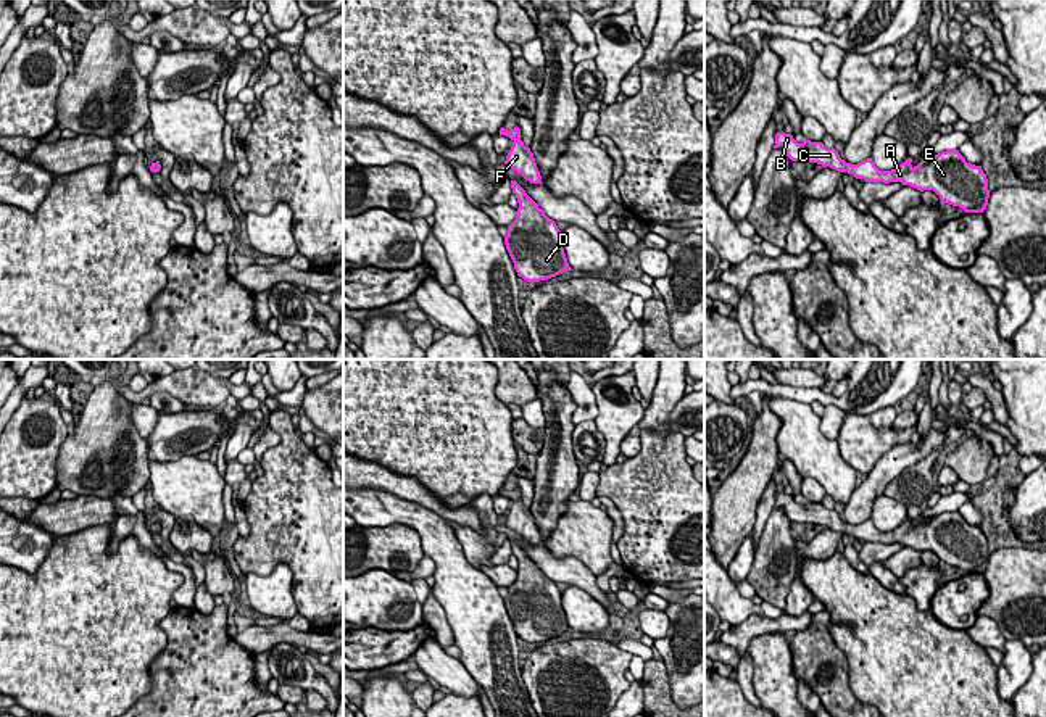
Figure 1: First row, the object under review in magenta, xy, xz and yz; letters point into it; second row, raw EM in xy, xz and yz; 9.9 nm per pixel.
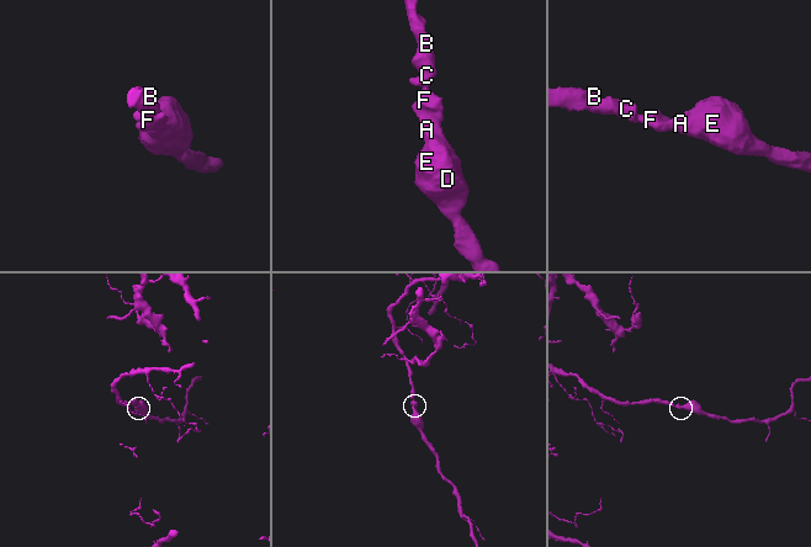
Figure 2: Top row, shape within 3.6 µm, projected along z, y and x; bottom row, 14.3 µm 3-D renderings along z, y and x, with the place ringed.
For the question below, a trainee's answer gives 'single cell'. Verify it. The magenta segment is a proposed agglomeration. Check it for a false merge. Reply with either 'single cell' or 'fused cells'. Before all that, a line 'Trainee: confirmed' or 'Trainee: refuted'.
Trainee: confirmed
single cell

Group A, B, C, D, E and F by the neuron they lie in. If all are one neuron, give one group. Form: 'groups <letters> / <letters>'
groups A B C D E F

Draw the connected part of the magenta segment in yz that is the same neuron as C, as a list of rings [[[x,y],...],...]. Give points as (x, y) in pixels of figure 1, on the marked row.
[[[777,132],[774,148],[782,147],[791,161],[817,163],[865,182],[901,182],[920,192],[933,190],[941,203],[962,208],[965,213],[983,213],[988,205],[988,179],[982,166],[965,161],[959,150],[946,150],[912,166],[912,158],[891,171],[880,171],[872,158],[857,164],[846,163],[835,148],[822,142],[798,143],[791,134]]]

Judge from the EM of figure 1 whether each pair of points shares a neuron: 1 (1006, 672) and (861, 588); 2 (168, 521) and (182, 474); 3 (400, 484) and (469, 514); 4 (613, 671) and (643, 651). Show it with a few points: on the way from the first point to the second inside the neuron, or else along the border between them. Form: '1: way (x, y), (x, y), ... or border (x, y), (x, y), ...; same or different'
1: border (996, 667), (996, 690), (1006, 700); different
2: border (160, 506), (176, 518); different
3: way (418, 493), (452, 514); same
4: border (613, 643), (634, 654); different

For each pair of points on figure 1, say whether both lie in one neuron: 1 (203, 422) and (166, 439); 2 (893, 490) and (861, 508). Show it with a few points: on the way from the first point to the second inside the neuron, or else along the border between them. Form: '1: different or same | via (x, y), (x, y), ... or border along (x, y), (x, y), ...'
1: same | via (194, 427), (187, 434), (176, 435)
2: different | border along (908, 466), (882, 493)

